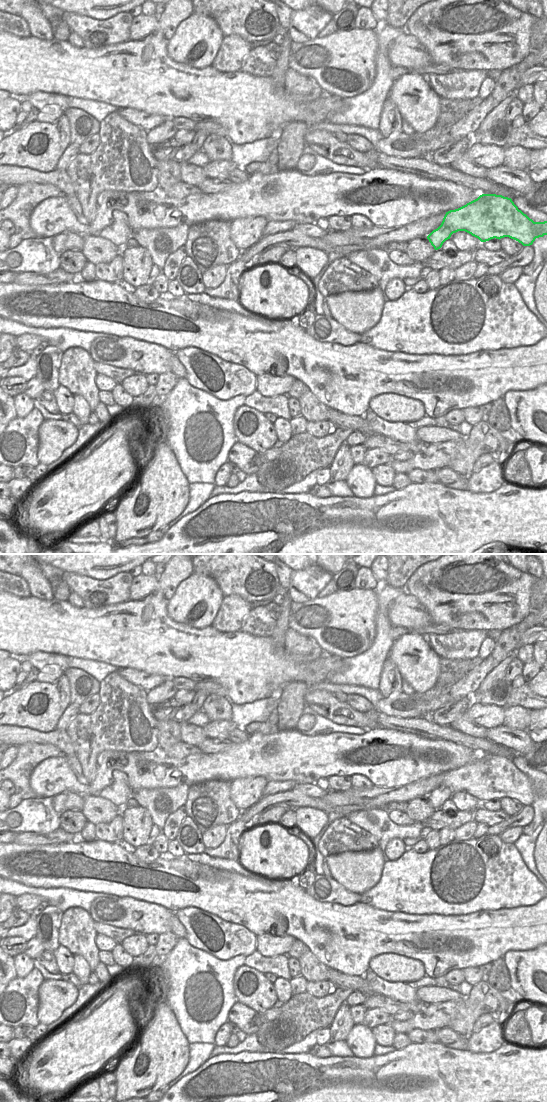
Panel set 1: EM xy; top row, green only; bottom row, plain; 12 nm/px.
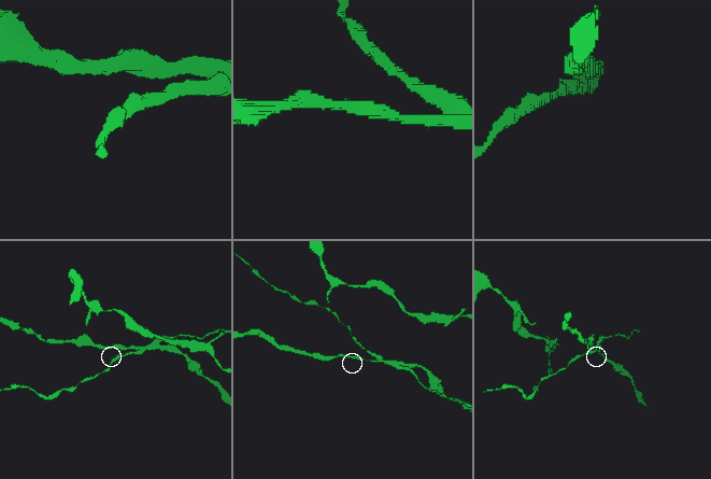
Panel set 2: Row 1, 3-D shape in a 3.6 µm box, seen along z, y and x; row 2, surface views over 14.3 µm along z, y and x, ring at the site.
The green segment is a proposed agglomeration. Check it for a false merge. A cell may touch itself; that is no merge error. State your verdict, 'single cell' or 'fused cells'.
fused cells

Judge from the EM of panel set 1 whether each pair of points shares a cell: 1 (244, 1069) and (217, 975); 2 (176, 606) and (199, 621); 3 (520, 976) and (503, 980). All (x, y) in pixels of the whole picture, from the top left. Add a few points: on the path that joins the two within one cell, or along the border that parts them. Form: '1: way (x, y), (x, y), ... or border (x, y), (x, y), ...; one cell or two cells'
1: border (263, 1052), (241, 1051), (216, 1055); two cells
2: way (188, 605), (198, 599), (203, 599), (207, 609); one cell
3: border (502, 957), (509, 974), (511, 987); two cells

